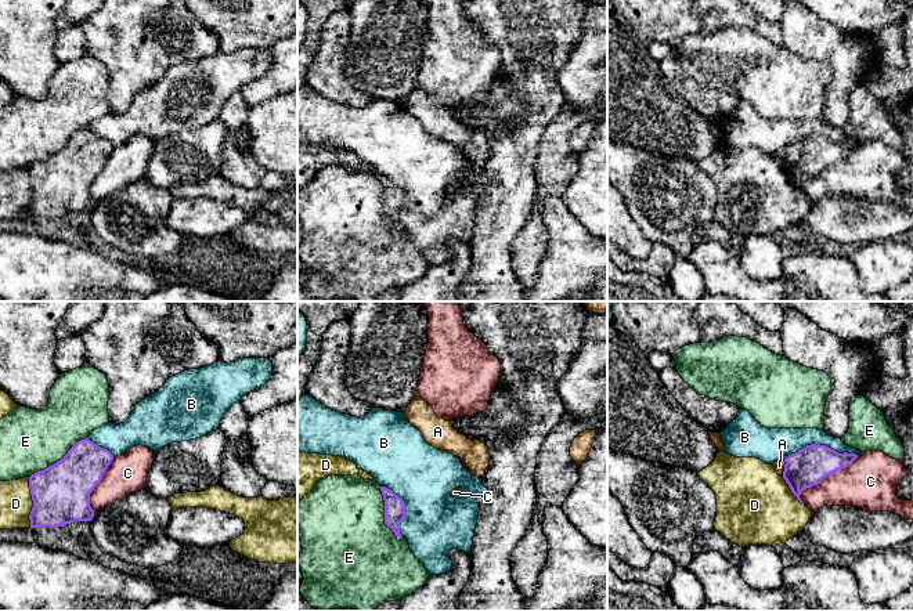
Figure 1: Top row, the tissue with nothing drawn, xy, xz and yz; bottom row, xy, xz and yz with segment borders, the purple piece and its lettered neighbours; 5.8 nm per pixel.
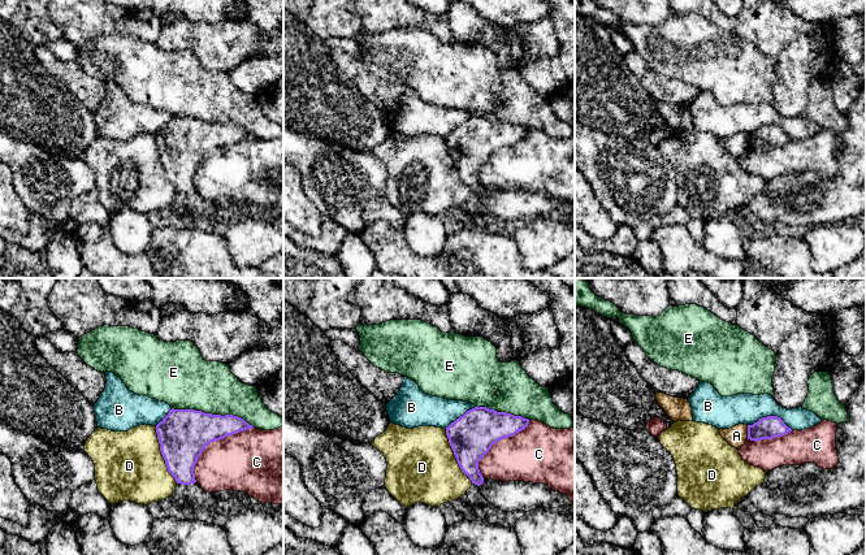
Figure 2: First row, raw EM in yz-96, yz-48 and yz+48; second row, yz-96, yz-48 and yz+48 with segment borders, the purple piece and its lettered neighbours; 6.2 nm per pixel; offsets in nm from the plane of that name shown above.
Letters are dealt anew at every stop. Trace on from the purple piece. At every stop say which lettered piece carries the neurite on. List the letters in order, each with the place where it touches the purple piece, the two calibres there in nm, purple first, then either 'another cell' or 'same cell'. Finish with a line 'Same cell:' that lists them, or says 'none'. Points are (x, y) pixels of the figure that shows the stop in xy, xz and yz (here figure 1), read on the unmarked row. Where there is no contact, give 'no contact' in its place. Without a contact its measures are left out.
A: meets purple in yz at (785, 158); 220 nm thick on the purple side, 60 nm on the other; another cell
B: meets purple in yz at (821, 136); 220 nm thick on the purple side, 180 nm on the other; another cell
C: meets purple in yz at (823, 167); 220 nm thick on the purple side, 280 nm on the other; another cell
D: meets purple in xy at (33, 192); 340 nm thick on the purple side, 190 nm on the other; another cell
E: meets purple in xy at (58, 151); 340 nm thick on the purple side, 360 nm on the other; another cell
Same cell: none

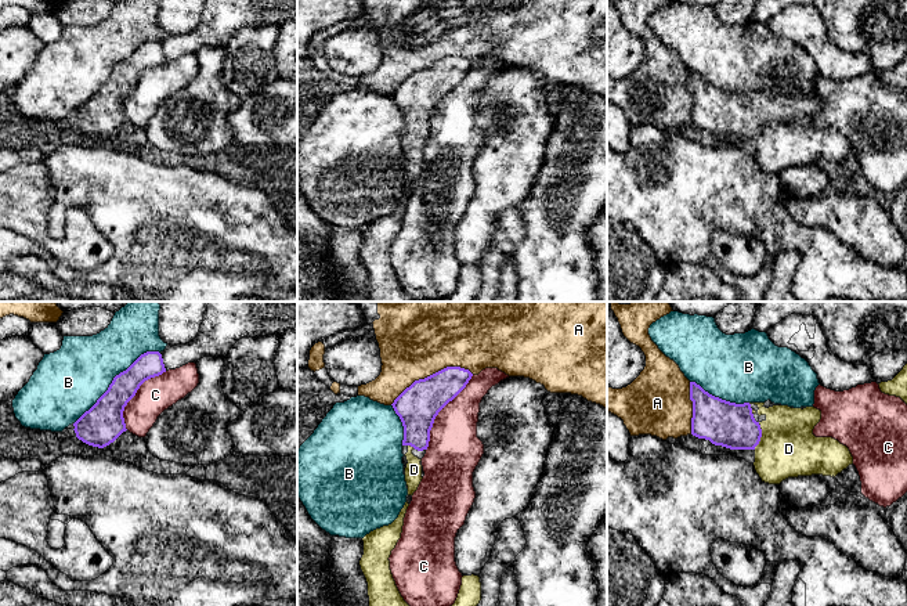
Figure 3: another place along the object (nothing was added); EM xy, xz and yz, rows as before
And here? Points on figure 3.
A: meets purple in xz at (433, 64); 240 nm thick on the purple side, 400 nm on the other; another cell
B: meets purple in xy at (114, 68); 220 nm thick on the purple side, 380 nm on the other; another cell
C: meets purple in xz at (438, 101); 240 nm thick on the purple side, 320 nm on the other; another cell
D: meets purple in yz at (761, 126); 260 nm thick on the purple side, 340 nm on the other; same cell
Same cell: D

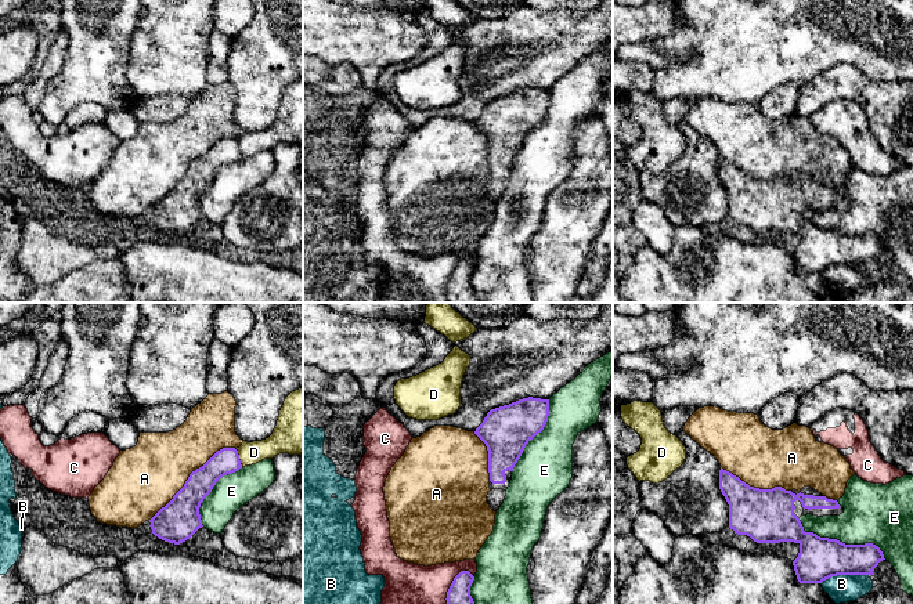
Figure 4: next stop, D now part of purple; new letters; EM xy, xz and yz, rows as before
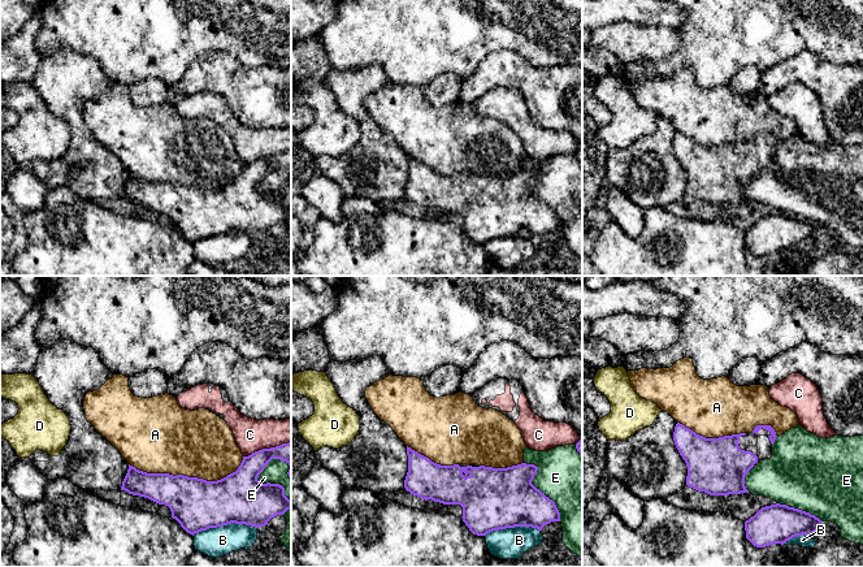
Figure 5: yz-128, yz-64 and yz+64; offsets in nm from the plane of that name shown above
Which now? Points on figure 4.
A: meets purple in xy at (190, 165); 220 nm thick on the purple side, 380 nm on the other; another cell
B: meets purple in yz at (844, 264); 260 nm thick on the purple side, 160 nm on the other; another cell
C: meets purple in xz at (450, 278); 170 nm thick on the purple side, 380 nm on the other; another cell
D: meets purple in xy at (238, 148); 150 nm thick on the purple side, 130 nm on the other; another cell
E: meets purple in yz at (841, 232); 260 nm thick on the purple side, 360 nm on the other; another cell
Same cell: none

